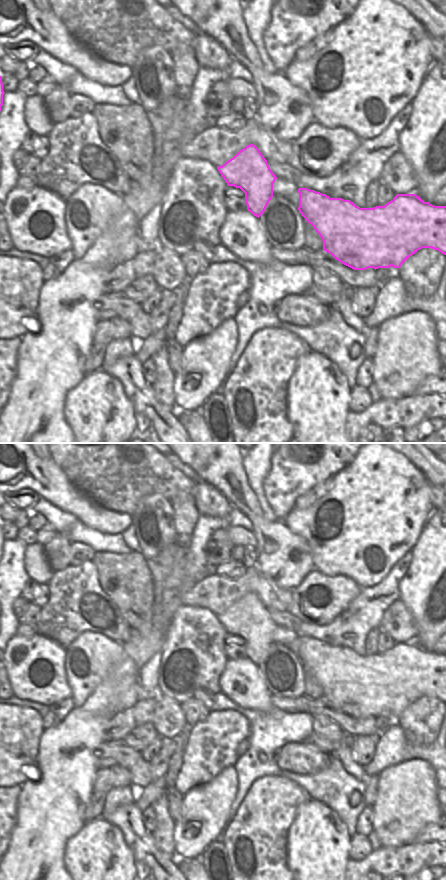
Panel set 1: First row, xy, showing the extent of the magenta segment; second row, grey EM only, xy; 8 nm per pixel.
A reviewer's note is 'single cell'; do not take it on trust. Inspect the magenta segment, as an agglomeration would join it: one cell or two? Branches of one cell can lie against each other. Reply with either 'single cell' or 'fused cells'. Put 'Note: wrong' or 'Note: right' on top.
Note: right
single cell

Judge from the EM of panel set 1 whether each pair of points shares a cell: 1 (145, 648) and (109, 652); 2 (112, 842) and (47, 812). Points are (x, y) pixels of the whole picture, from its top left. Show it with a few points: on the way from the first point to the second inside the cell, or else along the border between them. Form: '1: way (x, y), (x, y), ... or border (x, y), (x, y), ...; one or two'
1: border (120, 644), (129, 657); two
2: border (87, 822), (67, 841), (66, 846); two

